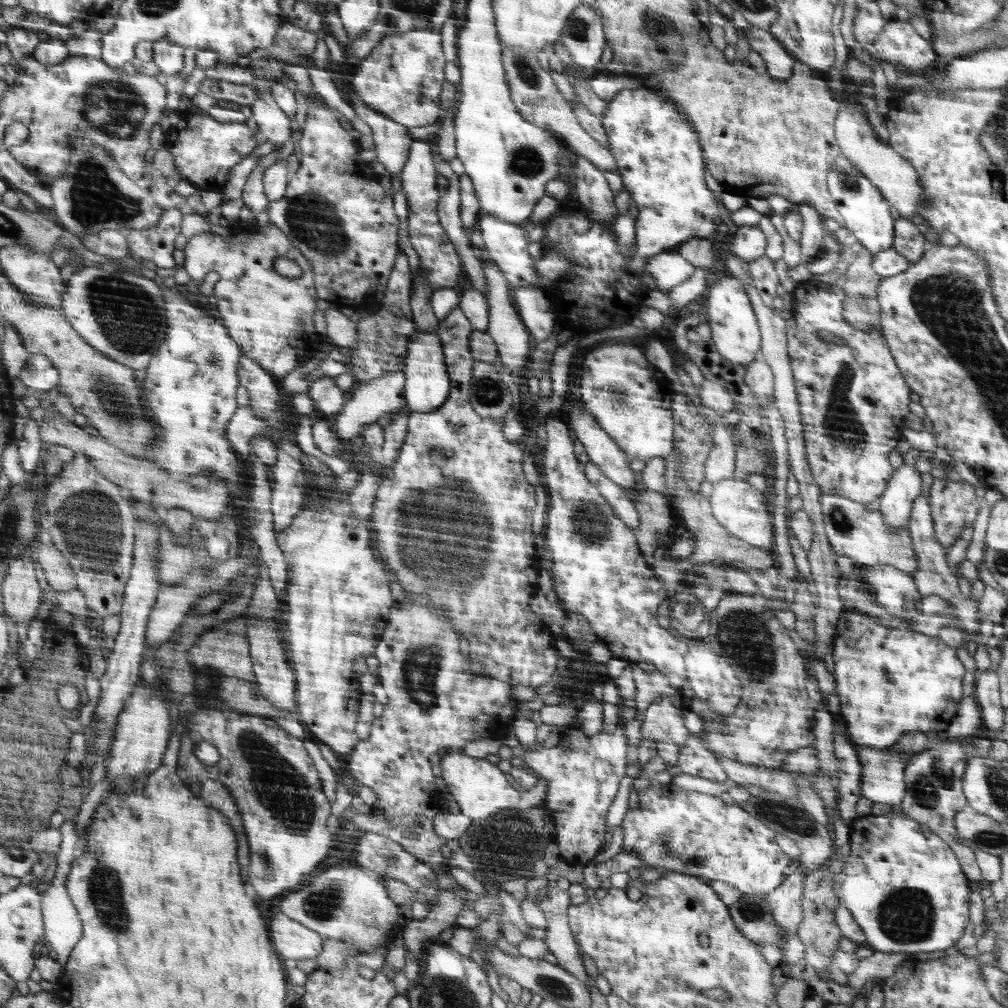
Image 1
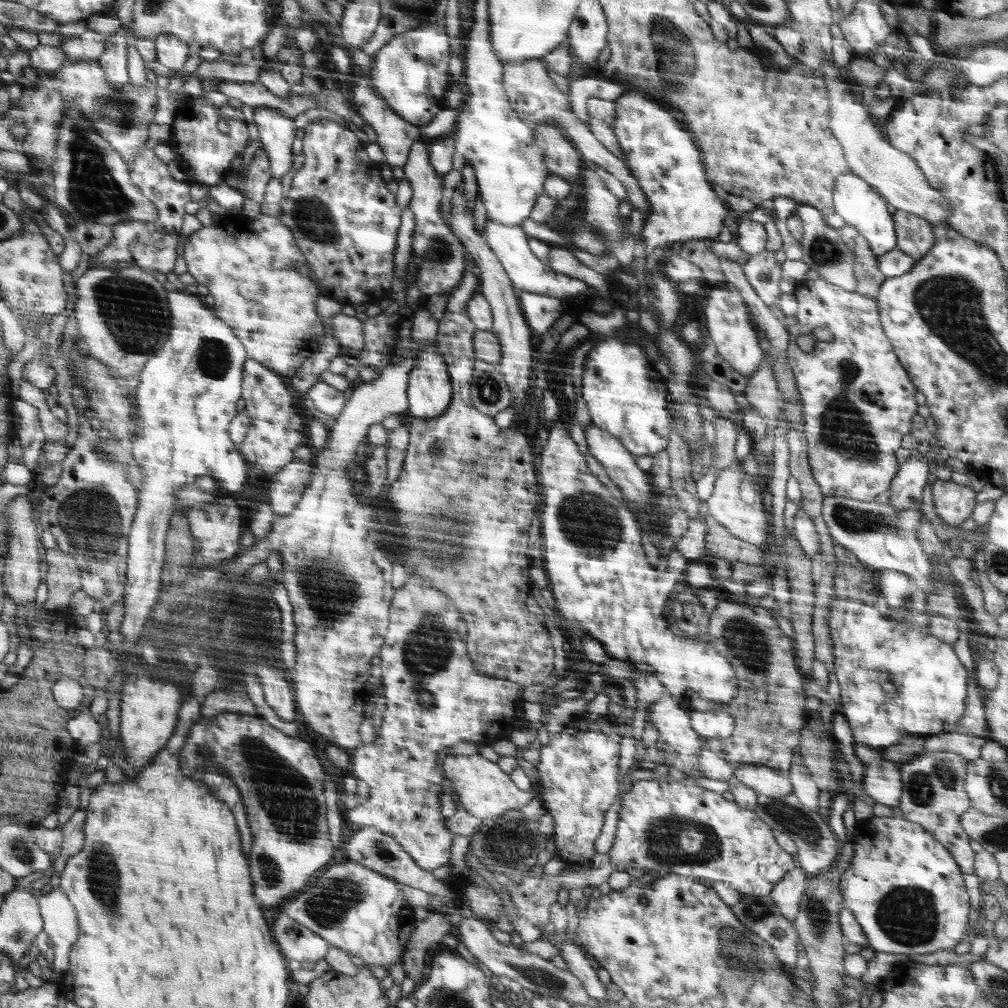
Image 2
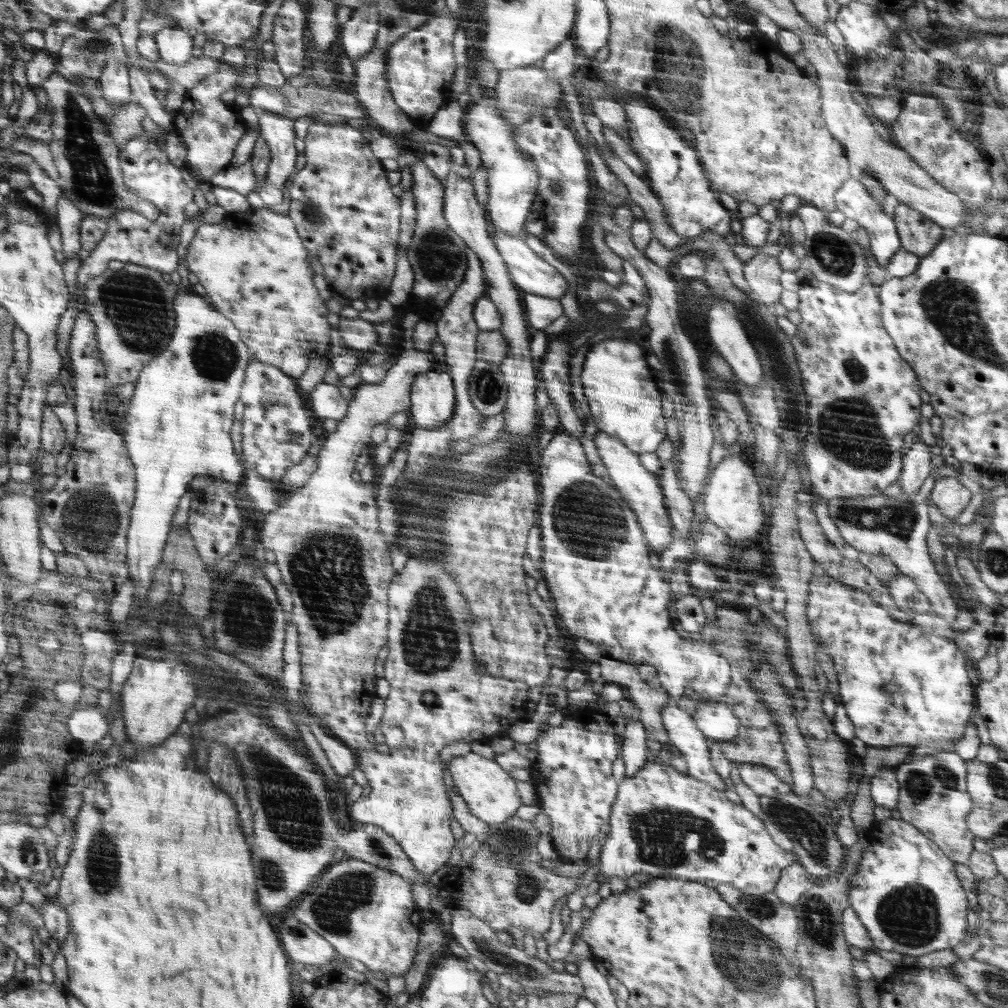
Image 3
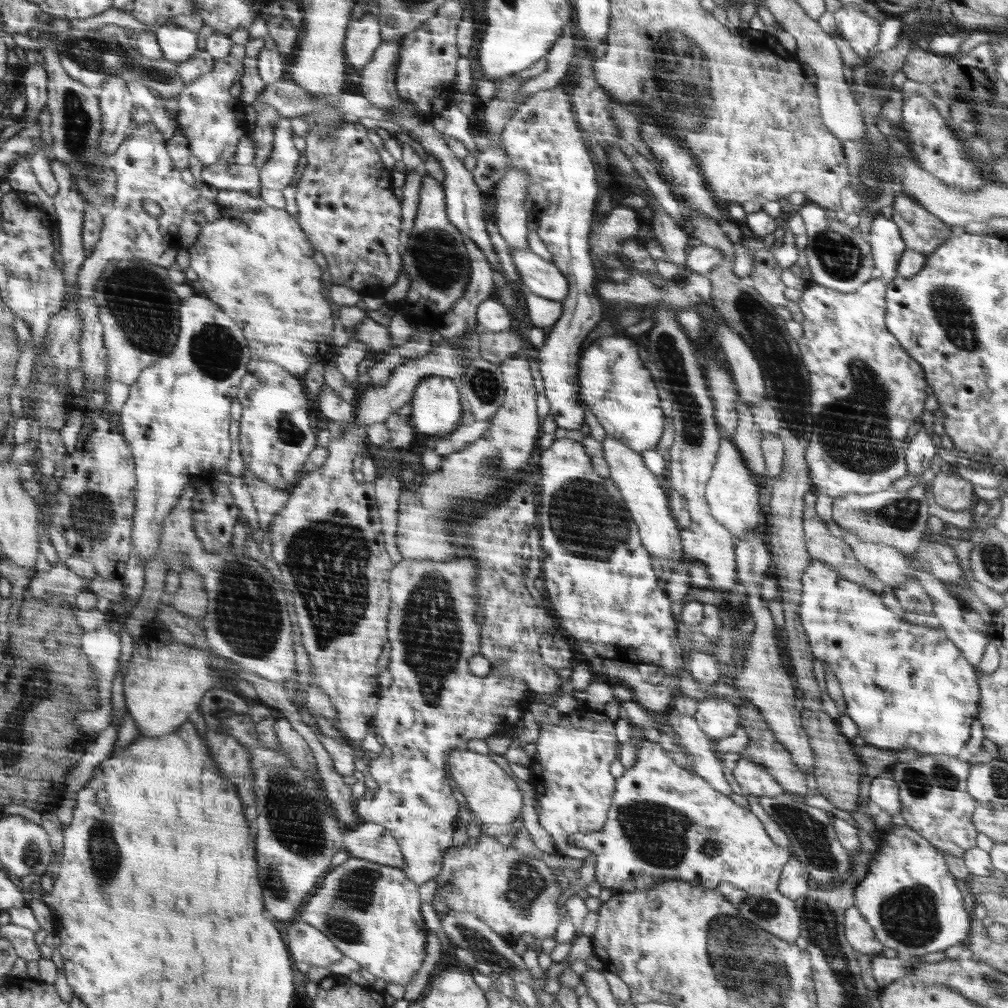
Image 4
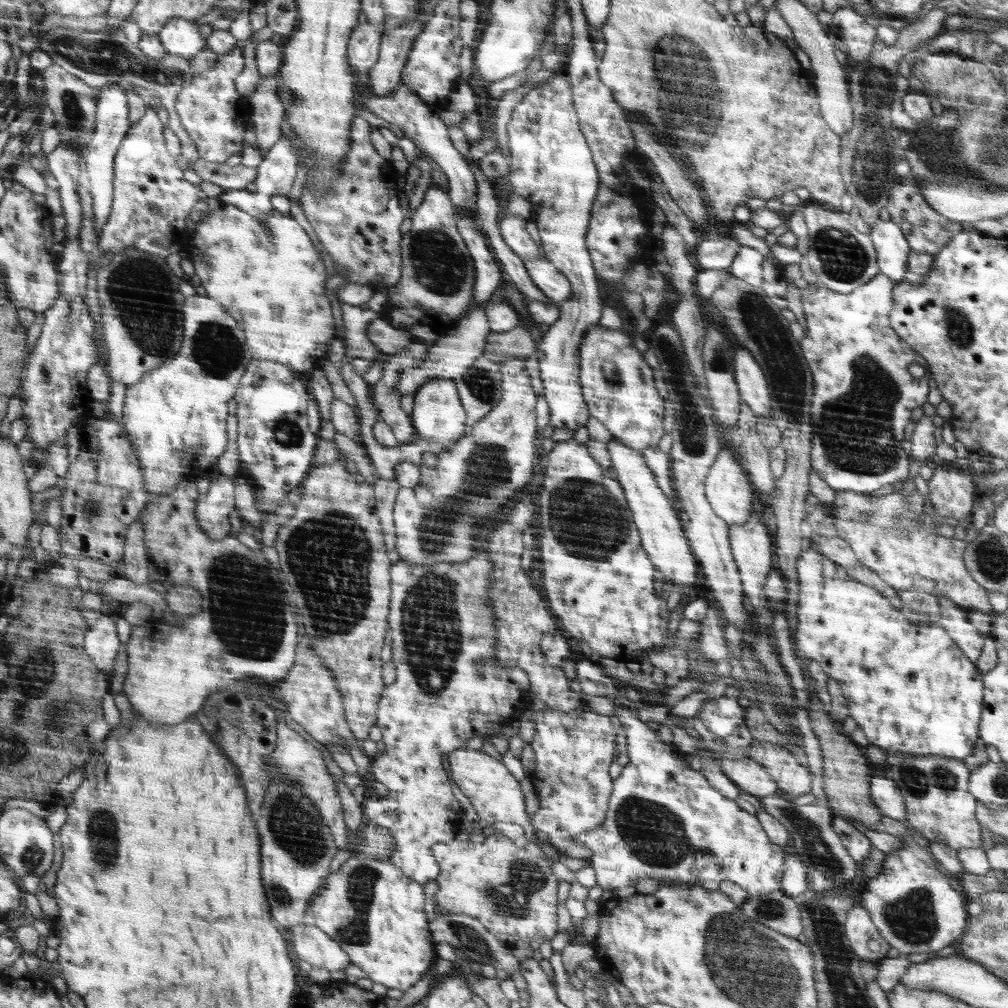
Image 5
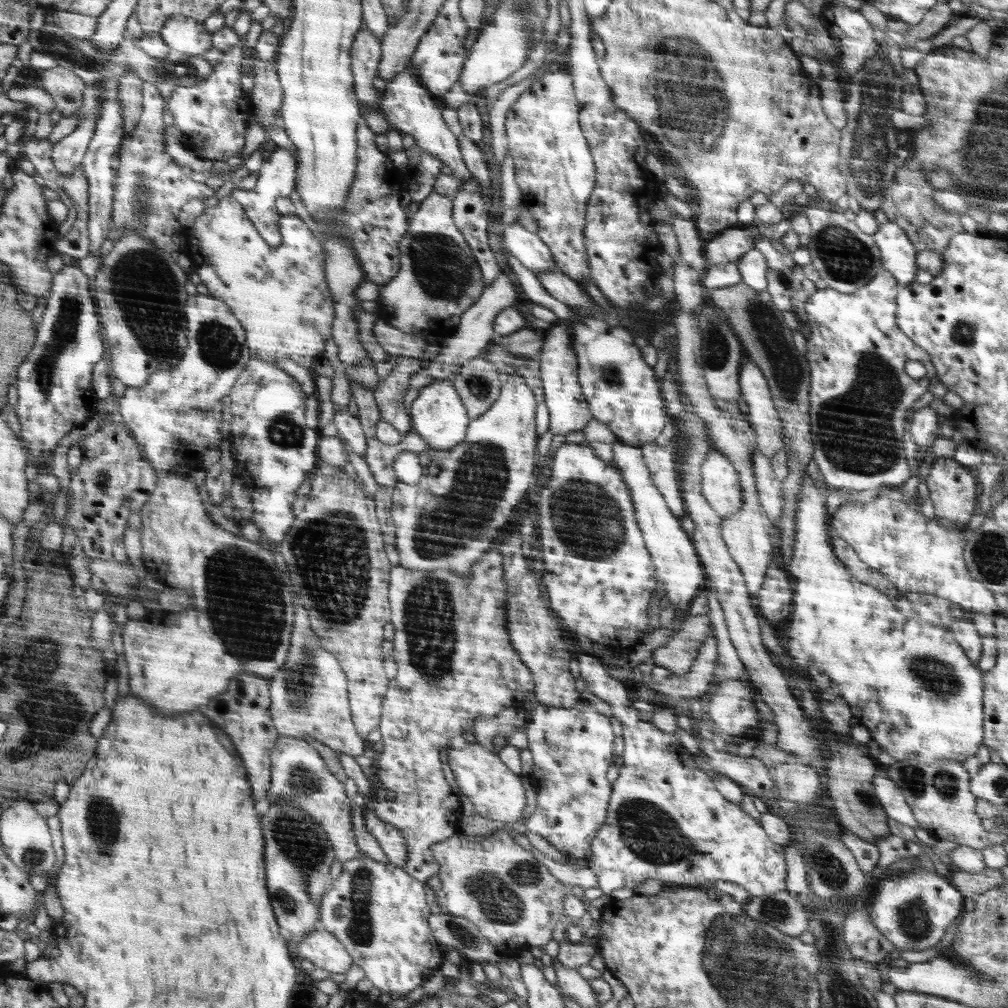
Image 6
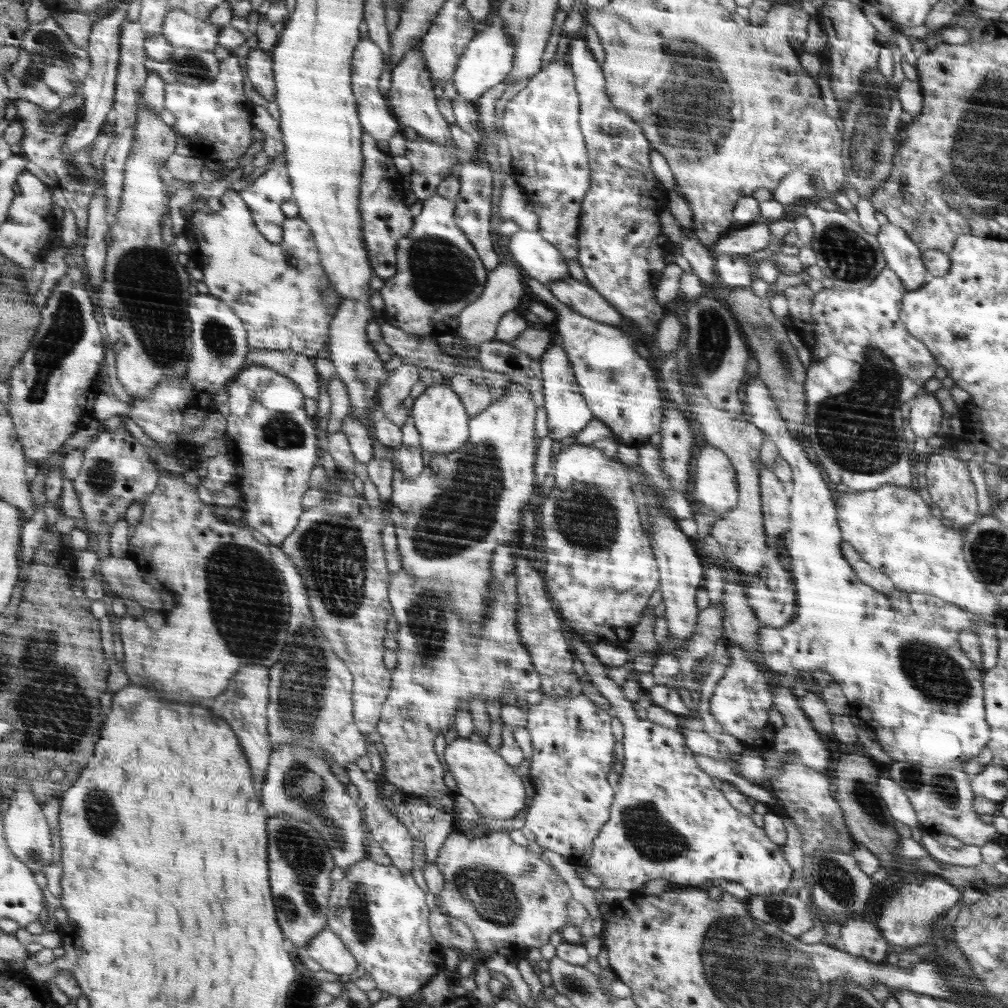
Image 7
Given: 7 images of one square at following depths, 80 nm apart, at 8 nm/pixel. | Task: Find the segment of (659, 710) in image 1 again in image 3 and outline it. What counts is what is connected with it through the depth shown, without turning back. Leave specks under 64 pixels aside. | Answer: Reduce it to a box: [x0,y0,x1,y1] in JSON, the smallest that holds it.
[662,701,725,791]

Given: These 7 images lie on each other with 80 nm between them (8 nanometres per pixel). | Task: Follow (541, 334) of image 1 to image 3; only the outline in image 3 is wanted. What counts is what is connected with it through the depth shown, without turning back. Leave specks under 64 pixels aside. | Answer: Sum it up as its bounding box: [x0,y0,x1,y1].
[524,293,565,331]

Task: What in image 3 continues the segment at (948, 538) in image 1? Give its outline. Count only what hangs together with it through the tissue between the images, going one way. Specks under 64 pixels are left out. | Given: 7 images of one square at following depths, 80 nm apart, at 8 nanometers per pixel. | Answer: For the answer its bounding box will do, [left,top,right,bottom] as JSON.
[931,475,973,520]

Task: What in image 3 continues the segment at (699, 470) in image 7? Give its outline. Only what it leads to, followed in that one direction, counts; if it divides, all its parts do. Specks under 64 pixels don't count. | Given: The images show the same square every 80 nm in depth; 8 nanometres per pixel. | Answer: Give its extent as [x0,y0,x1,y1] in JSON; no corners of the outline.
[705,455,764,542]

